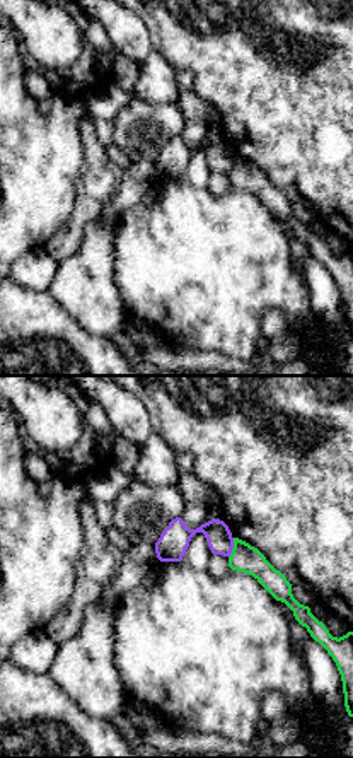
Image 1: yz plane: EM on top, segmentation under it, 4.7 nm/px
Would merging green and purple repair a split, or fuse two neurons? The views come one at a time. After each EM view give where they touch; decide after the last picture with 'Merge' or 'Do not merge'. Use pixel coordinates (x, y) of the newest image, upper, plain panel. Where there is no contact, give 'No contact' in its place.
Touches green at (232, 166)

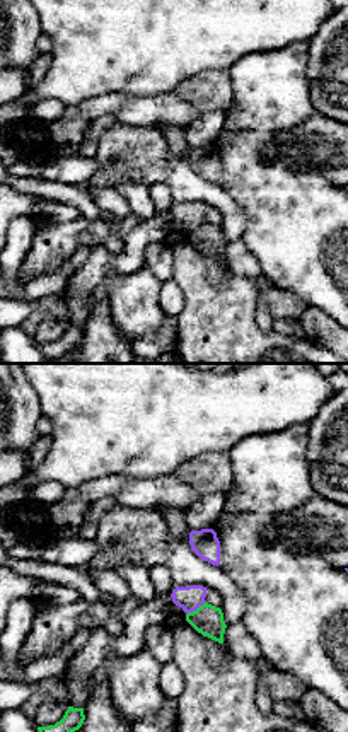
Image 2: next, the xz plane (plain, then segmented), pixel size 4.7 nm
Touches green at (197, 227)

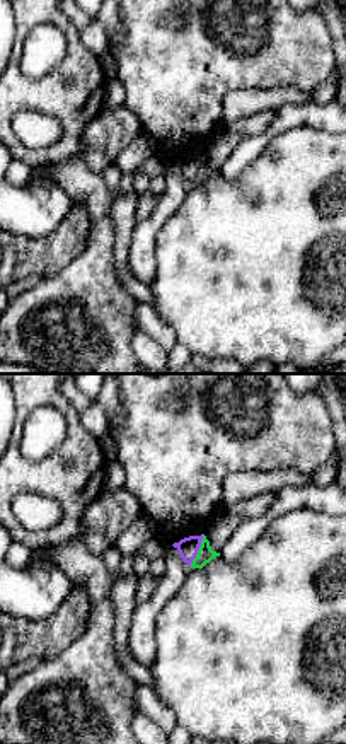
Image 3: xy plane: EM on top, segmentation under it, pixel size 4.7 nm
Touches green at (198, 168)

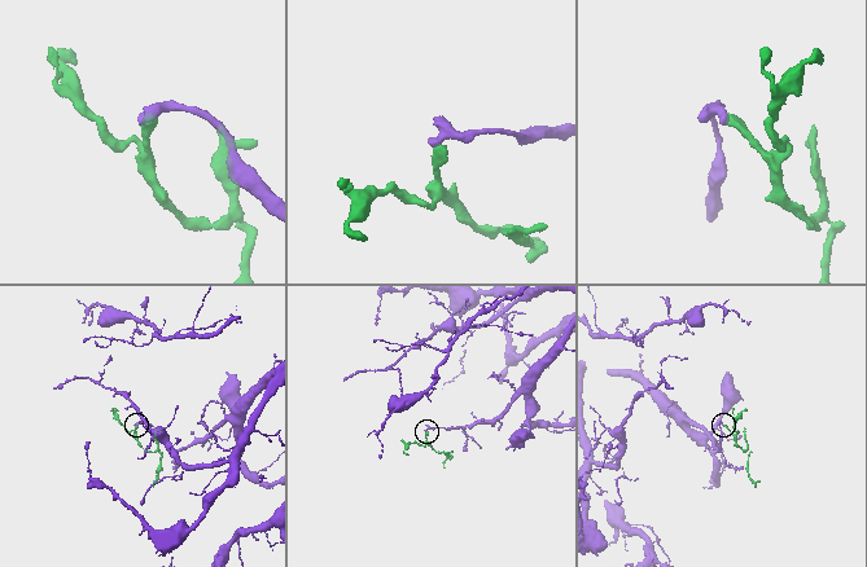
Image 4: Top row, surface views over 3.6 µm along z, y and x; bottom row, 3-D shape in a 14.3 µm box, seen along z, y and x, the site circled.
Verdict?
Do not merge

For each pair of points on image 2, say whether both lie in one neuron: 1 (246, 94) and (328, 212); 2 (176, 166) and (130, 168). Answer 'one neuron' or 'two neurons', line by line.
1: one neuron
2: two neurons

